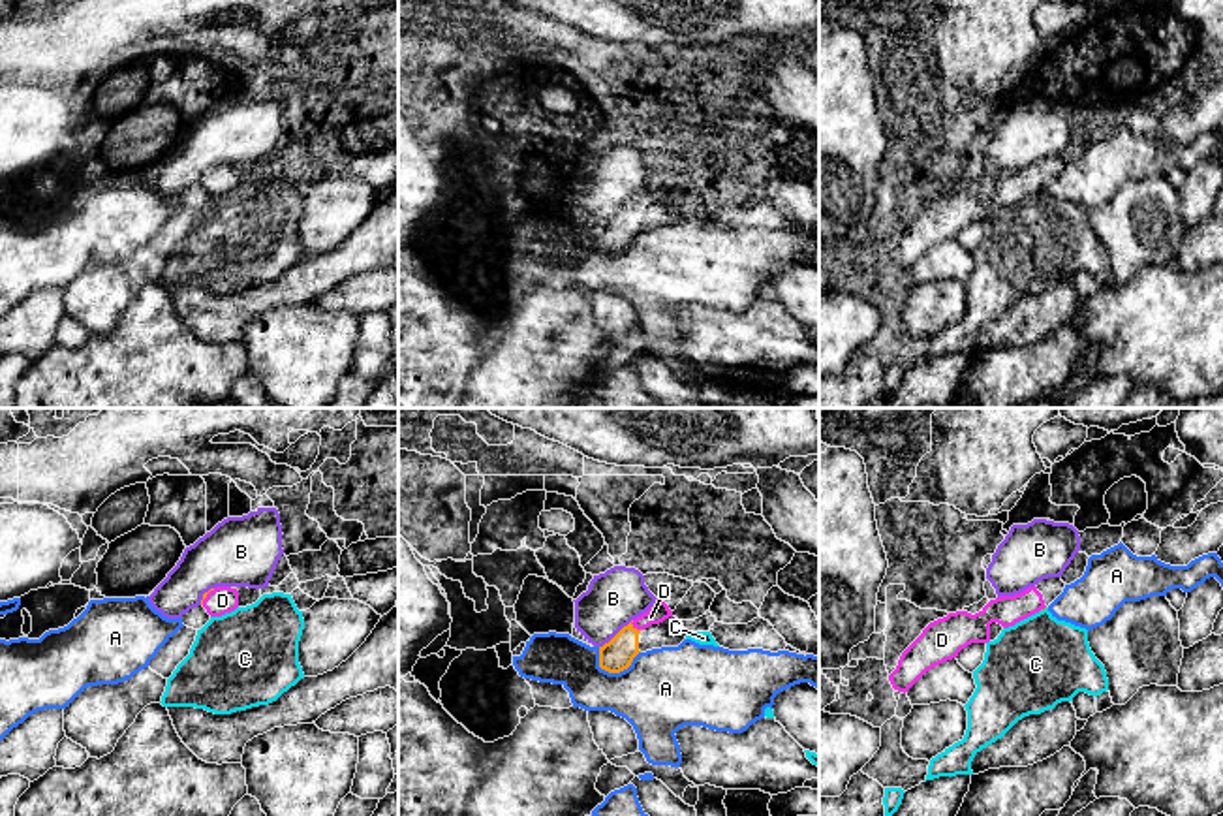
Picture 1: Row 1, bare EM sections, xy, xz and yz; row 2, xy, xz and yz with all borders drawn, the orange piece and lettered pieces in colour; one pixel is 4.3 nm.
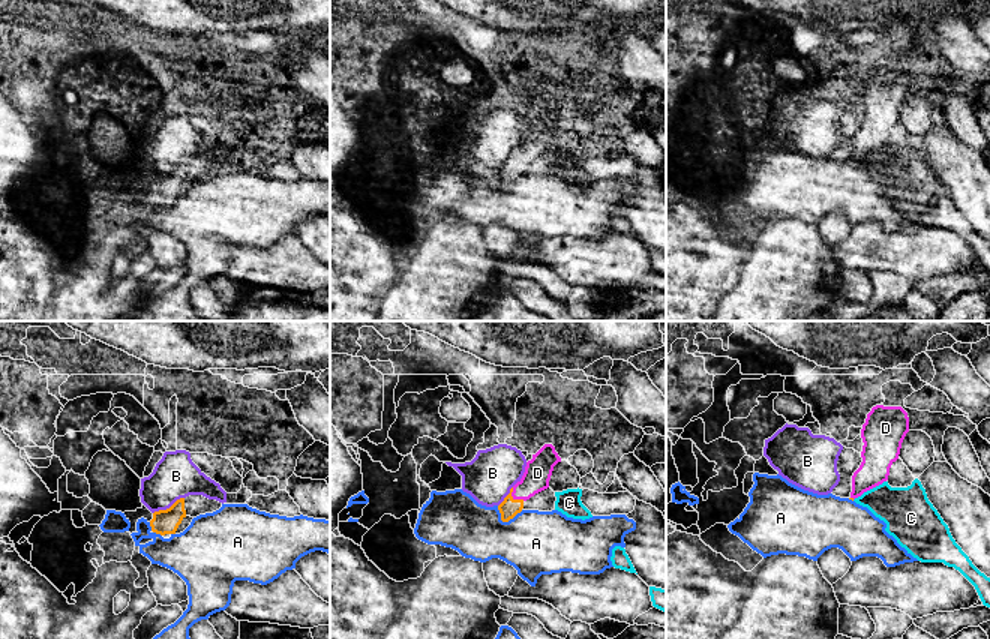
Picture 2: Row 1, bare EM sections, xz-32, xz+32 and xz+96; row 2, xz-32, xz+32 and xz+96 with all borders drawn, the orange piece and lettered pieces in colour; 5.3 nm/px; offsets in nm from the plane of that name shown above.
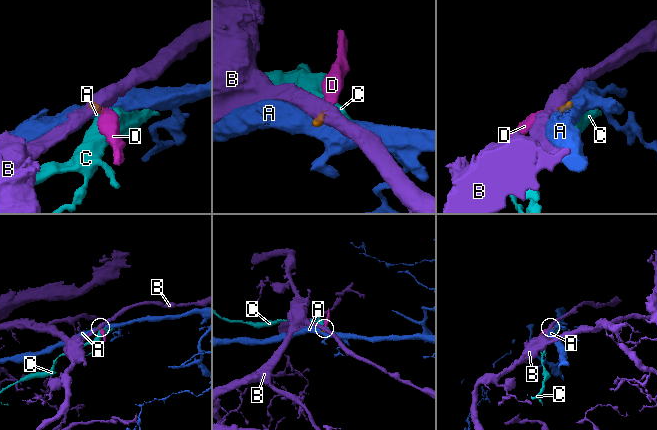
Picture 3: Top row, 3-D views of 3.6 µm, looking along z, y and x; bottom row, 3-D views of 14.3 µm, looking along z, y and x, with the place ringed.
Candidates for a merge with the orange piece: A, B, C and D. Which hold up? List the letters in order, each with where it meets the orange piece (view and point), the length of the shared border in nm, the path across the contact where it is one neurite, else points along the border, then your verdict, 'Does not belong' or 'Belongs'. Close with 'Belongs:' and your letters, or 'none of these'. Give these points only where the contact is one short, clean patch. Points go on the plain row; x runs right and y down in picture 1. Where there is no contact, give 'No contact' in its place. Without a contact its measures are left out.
A: Touches orange at xz (620, 249). Shared border 200 nm. Boundary: xz (639, 230), (619, 251), (605, 251), (598, 245). Does not belong
B: Touches orange at xz (617, 213). Shared border 190 nm. Boundary: xz (632, 198), (600, 226). Does not belong
C: No contact. Does not belong
D: Touches orange at xz (635, 207). Shared border 60 nm. Path across: xz (617, 234), (635, 207), (660, 188). Belongs
Belongs: D

